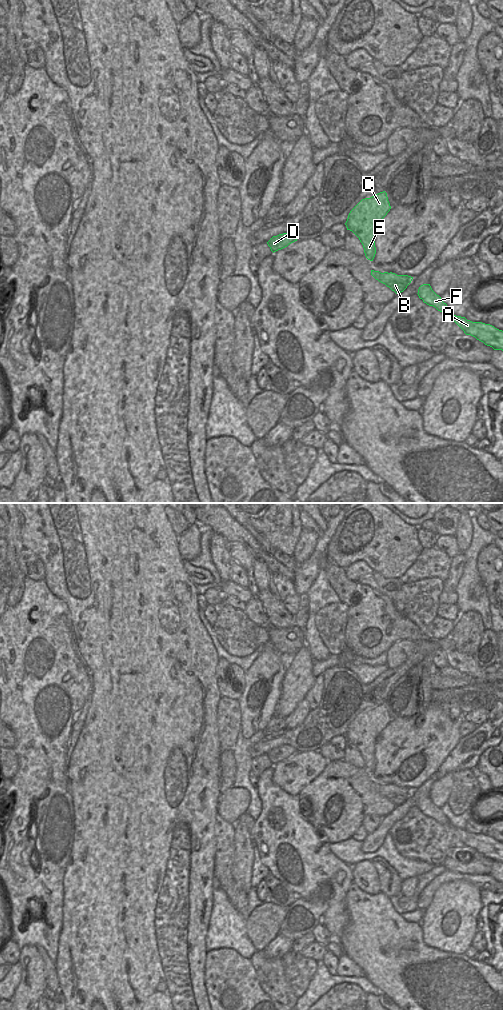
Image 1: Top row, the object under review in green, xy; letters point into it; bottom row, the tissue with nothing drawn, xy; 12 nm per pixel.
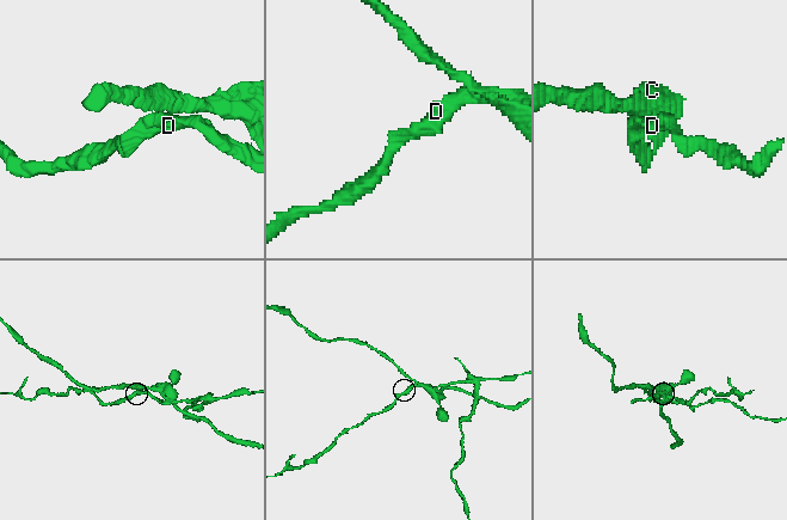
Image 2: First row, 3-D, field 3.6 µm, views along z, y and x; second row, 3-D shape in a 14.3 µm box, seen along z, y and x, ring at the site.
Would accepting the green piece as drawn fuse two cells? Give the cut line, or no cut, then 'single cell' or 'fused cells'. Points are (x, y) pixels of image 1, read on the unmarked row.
cut in xy along (383, 785), (388, 785); fused cells

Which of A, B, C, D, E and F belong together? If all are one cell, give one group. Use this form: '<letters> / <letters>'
A C E F / B D

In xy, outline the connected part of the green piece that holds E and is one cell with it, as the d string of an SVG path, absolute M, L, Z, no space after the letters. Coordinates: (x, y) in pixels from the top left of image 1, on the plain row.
M380 704L370 710L362 711L349 725L345 735L363 757L365 768L373 773L376 766L375 743L380 733L390 723L387 705Z

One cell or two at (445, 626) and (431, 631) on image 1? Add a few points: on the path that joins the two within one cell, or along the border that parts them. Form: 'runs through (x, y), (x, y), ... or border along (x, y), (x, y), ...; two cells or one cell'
runs through (442, 628), (434, 631); one cell

